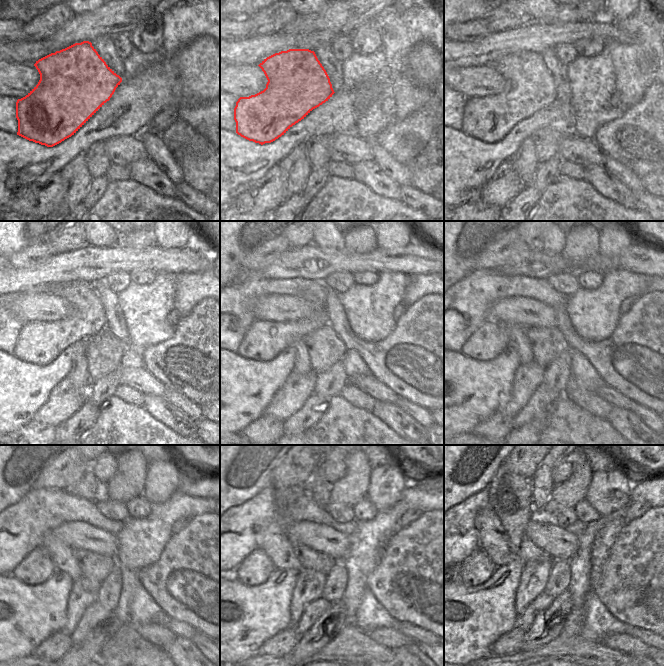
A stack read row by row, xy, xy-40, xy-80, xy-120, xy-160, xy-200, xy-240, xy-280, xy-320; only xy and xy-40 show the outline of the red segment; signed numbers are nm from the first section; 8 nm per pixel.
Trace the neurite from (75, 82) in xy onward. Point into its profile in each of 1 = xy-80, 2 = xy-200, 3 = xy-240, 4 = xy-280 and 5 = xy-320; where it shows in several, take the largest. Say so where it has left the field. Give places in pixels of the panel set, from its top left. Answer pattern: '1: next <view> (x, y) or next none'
1: next xy-80 (529, 88)
2: next xy-200 (491, 338)
3: next xy-240 (37, 567)
4: next xy-280 (255, 570)
5: next xy-320 (478, 568)

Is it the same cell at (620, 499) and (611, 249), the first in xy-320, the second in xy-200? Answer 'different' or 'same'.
same

